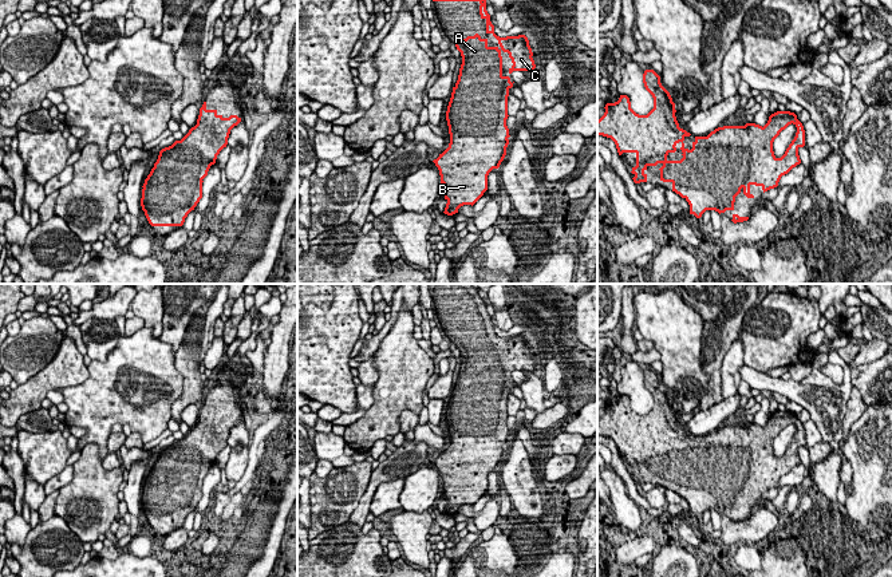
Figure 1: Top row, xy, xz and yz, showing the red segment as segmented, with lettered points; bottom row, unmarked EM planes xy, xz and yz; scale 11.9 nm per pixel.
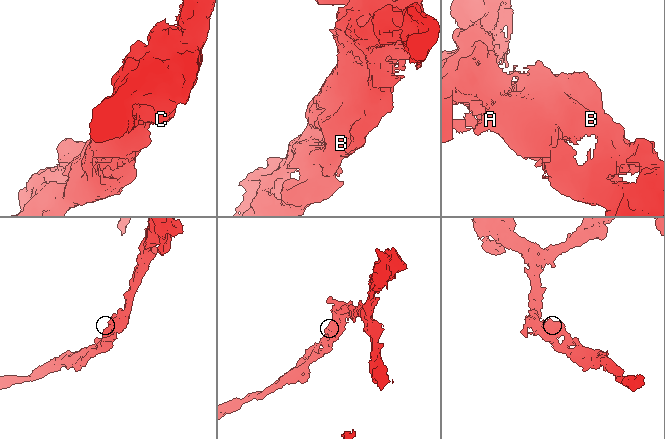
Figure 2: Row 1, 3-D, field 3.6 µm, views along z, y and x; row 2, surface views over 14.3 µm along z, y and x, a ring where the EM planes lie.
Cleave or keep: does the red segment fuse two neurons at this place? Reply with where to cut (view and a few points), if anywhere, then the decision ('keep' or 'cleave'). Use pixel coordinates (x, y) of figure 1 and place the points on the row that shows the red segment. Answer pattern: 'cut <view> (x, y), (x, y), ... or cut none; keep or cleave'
cut none; keep

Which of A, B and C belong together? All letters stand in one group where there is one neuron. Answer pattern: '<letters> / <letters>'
A B C

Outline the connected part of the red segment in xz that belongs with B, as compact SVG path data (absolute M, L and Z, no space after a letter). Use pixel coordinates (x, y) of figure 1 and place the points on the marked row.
M433 0L433 1L478 1L481 19L486 20L486 33L492 33L498 40L498 47L489 47L488 39L478 33L466 39L455 40L455 47L461 52L462 64L451 98L446 111L450 143L433 162L439 170L443 185L445 199L447 201L445 214L453 216L463 205L474 205L488 190L488 175L493 169L498 169L506 155L509 145L508 96L513 87L509 76L502 75L501 52L508 52L513 71L534 71L536 64L529 40L525 35L500 37L494 33L494 25L486 11L486 0Z

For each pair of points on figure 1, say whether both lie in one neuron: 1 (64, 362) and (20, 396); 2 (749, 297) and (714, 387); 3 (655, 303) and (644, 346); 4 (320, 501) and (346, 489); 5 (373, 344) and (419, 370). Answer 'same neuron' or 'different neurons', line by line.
1: same neuron
2: same neuron
3: different neurons
4: same neuron
5: different neurons

